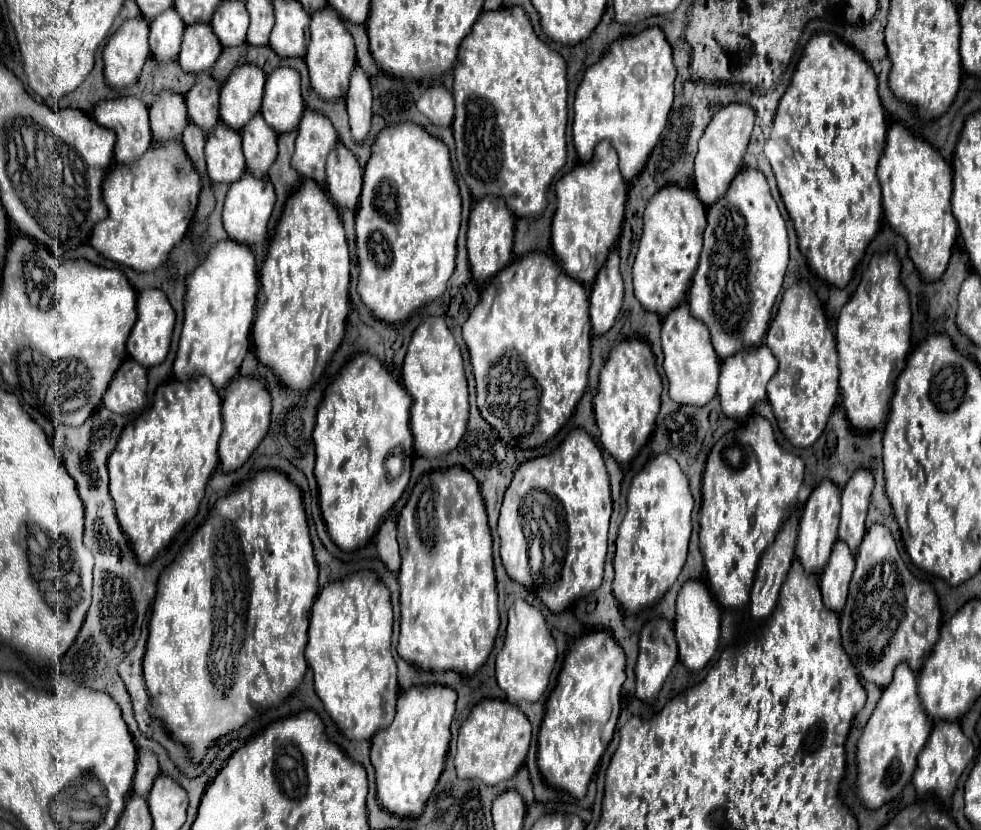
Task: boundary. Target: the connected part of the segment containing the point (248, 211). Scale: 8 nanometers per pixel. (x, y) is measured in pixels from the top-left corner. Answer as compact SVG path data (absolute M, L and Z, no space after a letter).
M245 170L245 176L241 176L241 180L233 182L229 186L225 206L223 206L223 226L229 234L229 238L235 242L247 244L247 246L265 242L267 240L267 222L269 222L273 204L275 204L275 192L273 192L273 184L269 182L269 178L267 176L257 178L253 172Z

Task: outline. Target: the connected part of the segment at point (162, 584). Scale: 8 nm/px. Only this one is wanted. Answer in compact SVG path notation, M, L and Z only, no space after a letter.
M261 470L251 480L239 484L233 492L229 492L225 498L219 498L215 506L209 512L209 518L203 526L193 534L193 538L181 548L179 556L161 572L157 582L157 596L151 608L151 620L149 620L149 640L147 640L147 652L143 658L143 676L145 684L151 696L151 716L157 716L163 720L165 728L171 732L171 736L189 746L193 750L193 756L201 758L205 748L213 744L217 738L225 736L231 730L241 728L245 722L249 722L259 708L269 708L275 704L281 704L303 680L303 674L307 670L307 662L303 656L305 644L307 644L307 626L309 626L309 612L313 606L313 600L317 596L317 562L313 556L313 546L309 538L309 526L307 516L303 510L301 490L297 484L293 484L285 474L279 470Z

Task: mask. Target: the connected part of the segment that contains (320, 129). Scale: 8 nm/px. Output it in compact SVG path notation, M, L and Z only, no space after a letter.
M305 110L297 126L293 166L303 178L311 178L317 184L325 184L325 158L337 144L337 134L329 118L321 112Z

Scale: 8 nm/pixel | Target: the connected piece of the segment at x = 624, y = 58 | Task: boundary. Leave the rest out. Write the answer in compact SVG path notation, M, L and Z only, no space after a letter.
M657 26L611 42L603 58L587 68L575 94L573 142L579 158L589 160L593 148L601 140L609 140L619 154L623 178L633 180L665 128L673 104L673 82L671 46Z

